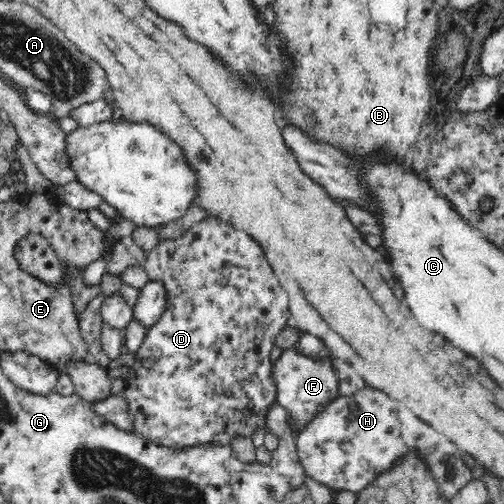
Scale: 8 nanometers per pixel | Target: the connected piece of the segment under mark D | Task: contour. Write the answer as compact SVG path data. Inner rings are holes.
M207 214L202 220L190 224L184 232L174 238L159 239L152 248L146 250L143 268L150 281L160 281L164 285L164 310L160 320L156 321L144 335L140 348L135 352L136 362L125 369L122 375L124 388L120 392L128 405L128 415L134 433L145 436L149 441L161 447L185 449L186 447L230 447L234 439L240 437L252 439L255 432L270 433L269 414L279 404L277 401L278 385L275 379L275 362L272 362L272 350L276 346L276 336L290 320L290 302L288 292L282 282L276 278L274 267L270 265L265 250L248 231L236 228L230 220L222 220L215 214Z

